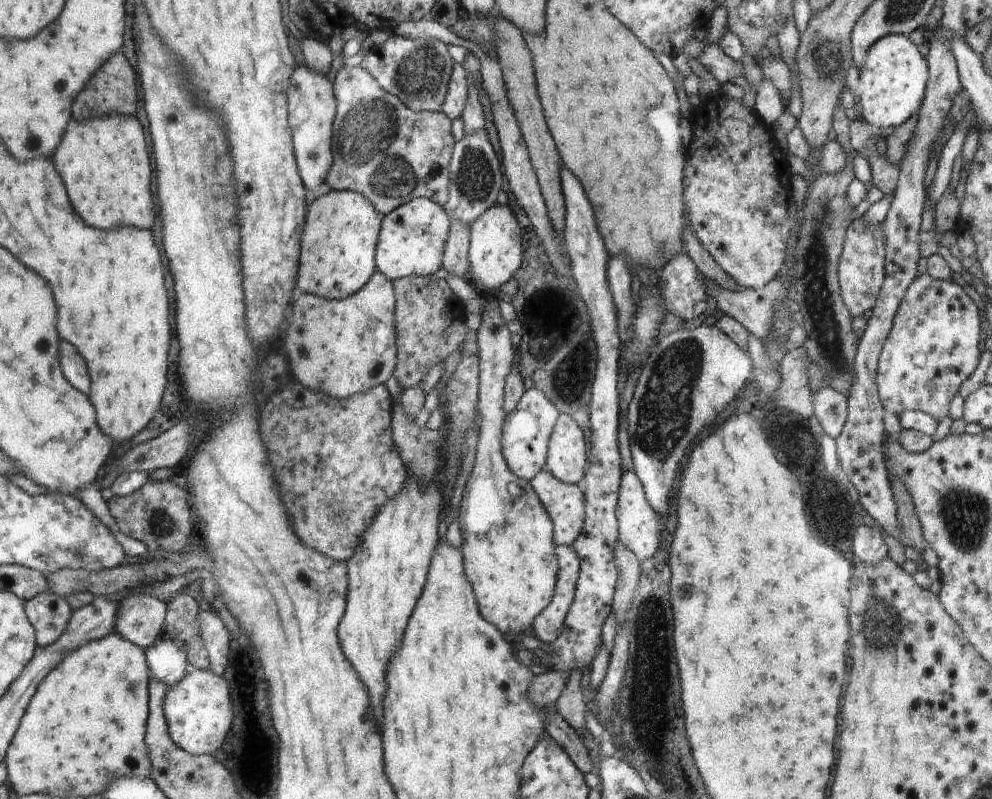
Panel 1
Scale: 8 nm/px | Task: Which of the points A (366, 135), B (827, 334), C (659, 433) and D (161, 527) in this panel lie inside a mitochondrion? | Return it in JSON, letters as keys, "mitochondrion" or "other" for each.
{"A":"mitochondrion","B":"mitochondrion","C":"mitochondrion","D":"mitochondrion"}

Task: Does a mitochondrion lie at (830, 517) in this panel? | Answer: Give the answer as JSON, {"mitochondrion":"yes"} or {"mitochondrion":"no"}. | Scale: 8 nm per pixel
{"mitochondrion":"yes"}

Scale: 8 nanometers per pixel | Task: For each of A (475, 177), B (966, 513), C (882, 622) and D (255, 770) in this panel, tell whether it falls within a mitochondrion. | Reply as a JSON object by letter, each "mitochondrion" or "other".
{"A":"mitochondrion","B":"mitochondrion","C":"mitochondrion","D":"mitochondrion"}

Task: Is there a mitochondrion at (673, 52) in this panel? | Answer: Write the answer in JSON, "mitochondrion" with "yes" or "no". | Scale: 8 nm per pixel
{"mitochondrion":"no"}

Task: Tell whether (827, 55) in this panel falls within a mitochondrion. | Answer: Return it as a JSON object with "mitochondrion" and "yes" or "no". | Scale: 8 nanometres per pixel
{"mitochondrion":"yes"}

